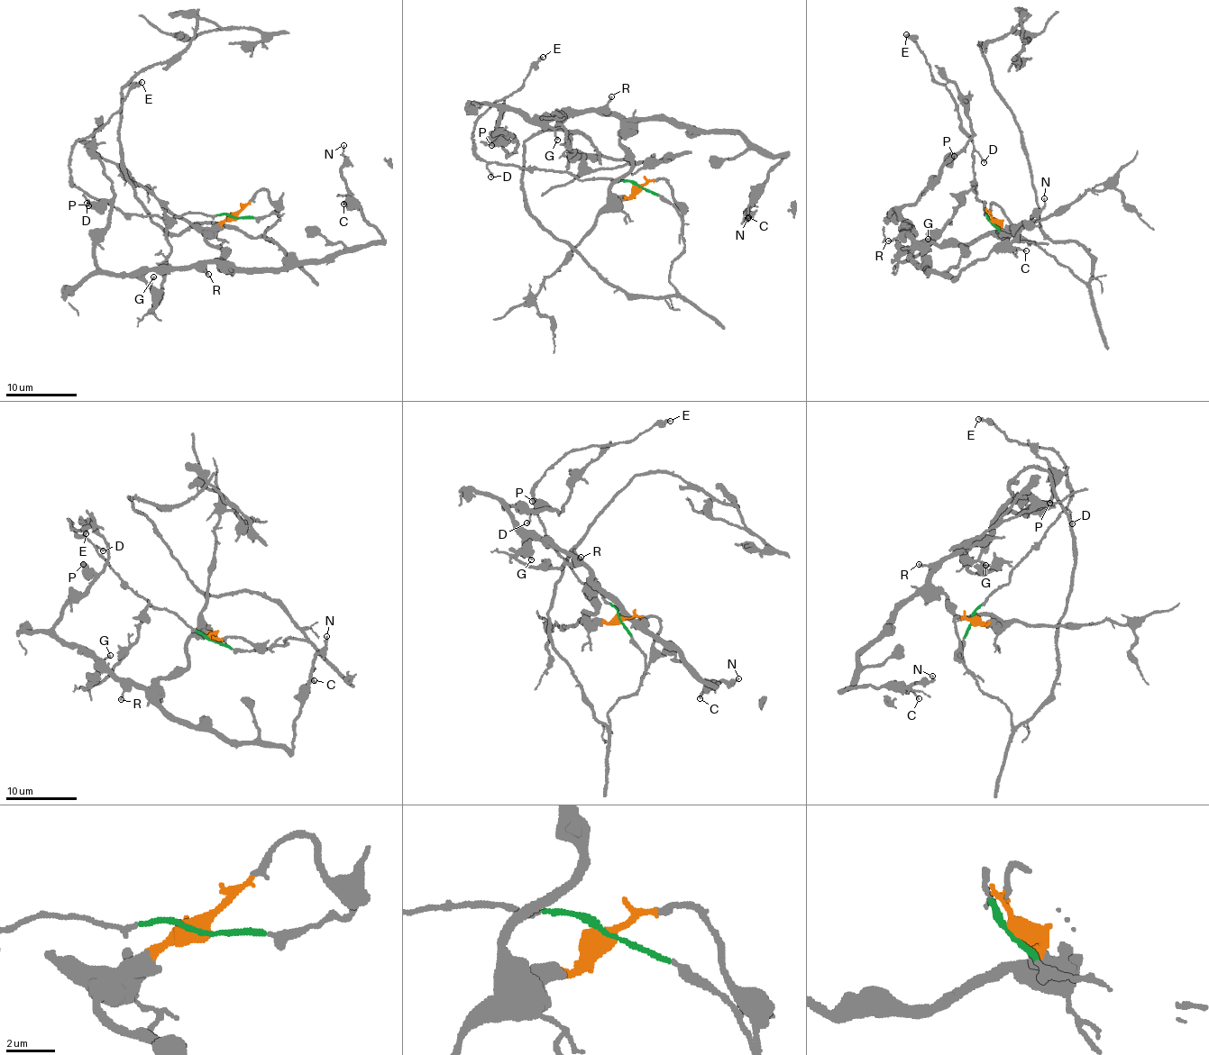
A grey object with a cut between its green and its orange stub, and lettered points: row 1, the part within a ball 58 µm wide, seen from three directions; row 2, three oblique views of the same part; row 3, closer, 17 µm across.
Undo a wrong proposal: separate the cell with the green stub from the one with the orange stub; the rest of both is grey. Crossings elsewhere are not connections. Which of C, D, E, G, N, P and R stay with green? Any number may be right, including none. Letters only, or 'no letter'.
D, E

